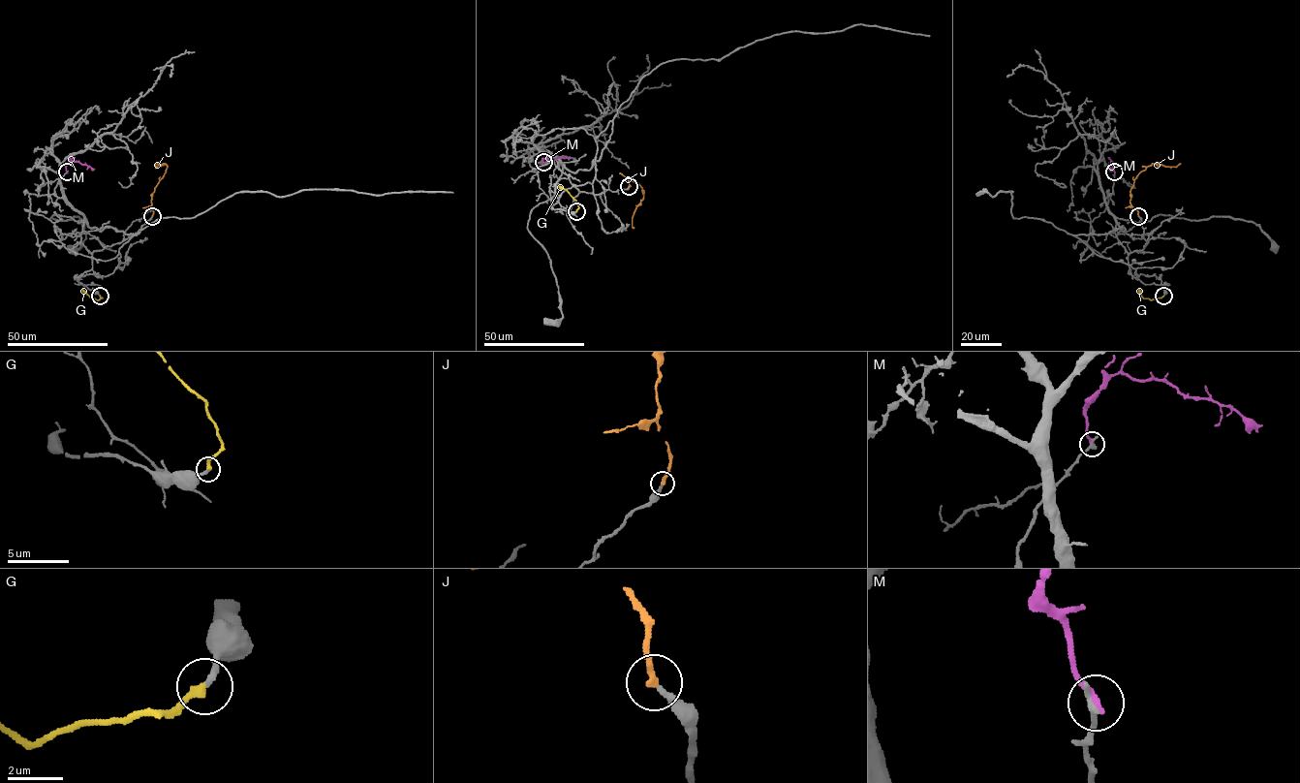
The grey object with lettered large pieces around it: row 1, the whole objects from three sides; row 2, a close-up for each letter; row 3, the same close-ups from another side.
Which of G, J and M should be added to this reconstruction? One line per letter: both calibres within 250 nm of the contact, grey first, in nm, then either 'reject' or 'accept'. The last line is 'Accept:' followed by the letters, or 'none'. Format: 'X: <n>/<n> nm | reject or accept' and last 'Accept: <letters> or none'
G: 240/320 nm | accept
J: 240/280 nm | accept
M: 280/280 nm | reject
Accept: G, J

